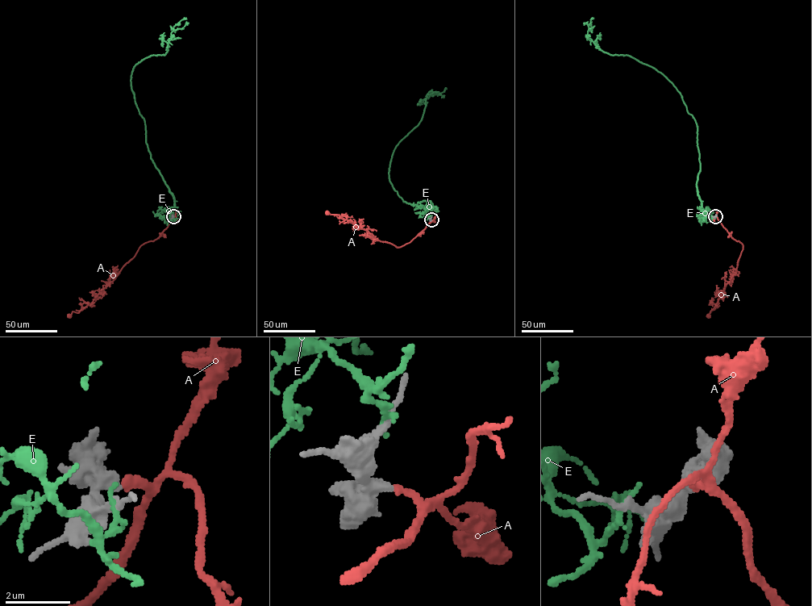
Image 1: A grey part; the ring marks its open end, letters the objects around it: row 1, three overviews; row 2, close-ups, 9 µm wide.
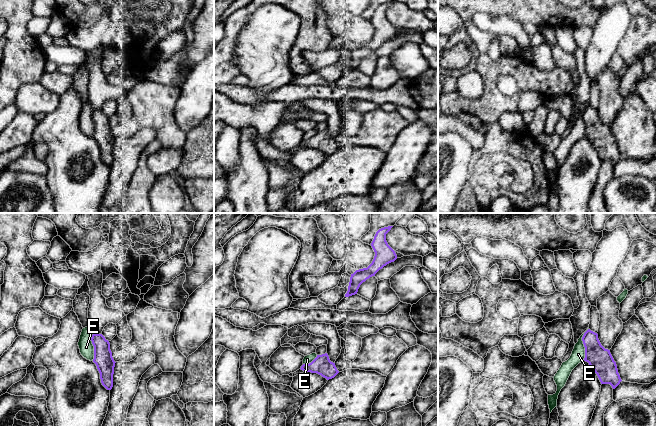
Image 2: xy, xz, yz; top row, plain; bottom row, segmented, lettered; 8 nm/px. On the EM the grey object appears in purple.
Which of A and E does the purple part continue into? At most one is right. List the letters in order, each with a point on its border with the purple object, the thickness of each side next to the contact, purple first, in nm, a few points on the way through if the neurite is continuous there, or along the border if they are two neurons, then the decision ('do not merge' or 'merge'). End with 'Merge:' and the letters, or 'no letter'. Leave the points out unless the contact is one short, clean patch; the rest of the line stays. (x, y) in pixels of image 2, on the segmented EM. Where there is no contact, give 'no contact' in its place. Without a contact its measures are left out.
A: no contact | merge
E: yz (583, 343) | 190/110 nm | do not merge
Merge: A

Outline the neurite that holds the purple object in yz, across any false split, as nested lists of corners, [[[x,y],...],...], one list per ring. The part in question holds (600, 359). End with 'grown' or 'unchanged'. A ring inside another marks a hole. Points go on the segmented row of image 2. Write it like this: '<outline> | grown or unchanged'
[[[590,329],[584,333],[582,341],[585,347],[584,361],[589,363],[601,384],[610,384],[615,389],[622,380],[610,350],[601,345],[598,334]]] | unchanged

